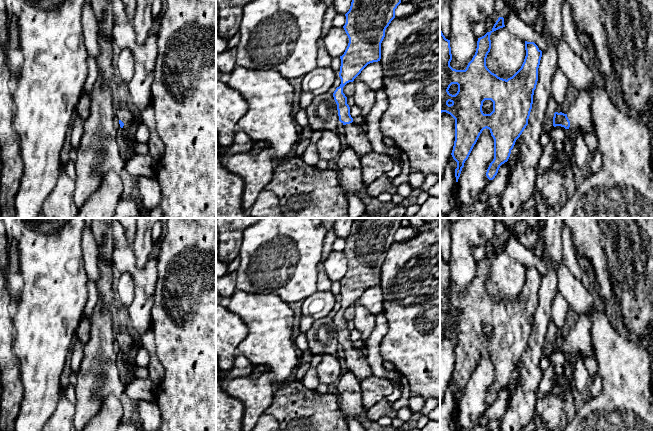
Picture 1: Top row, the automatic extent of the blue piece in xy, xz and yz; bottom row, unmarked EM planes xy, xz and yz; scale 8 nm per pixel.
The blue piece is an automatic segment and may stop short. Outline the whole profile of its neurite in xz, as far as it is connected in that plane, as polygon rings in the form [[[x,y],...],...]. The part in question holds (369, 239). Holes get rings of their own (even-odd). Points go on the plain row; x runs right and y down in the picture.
[[[353,218],[350,233],[345,238],[346,247],[343,252],[349,267],[340,280],[341,308],[334,315],[333,321],[337,328],[339,345],[344,349],[346,367],[360,381],[373,374],[365,351],[353,346],[343,311],[353,306],[368,288],[380,285],[385,254],[395,242],[395,233],[401,227],[402,219]]]

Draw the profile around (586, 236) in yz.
[[[563,218],[563,222],[570,230],[576,253],[590,262],[588,276],[593,279],[595,293],[606,306],[614,323],[618,318],[617,302],[609,278],[607,258],[601,244],[602,232],[598,222],[595,218]]]

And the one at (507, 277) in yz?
[[[505,251],[490,259],[491,273],[486,282],[487,292],[498,301],[508,303],[522,290],[525,265],[510,257]]]

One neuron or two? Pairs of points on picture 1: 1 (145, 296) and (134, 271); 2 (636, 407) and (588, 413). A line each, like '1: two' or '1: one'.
1: one
2: one

